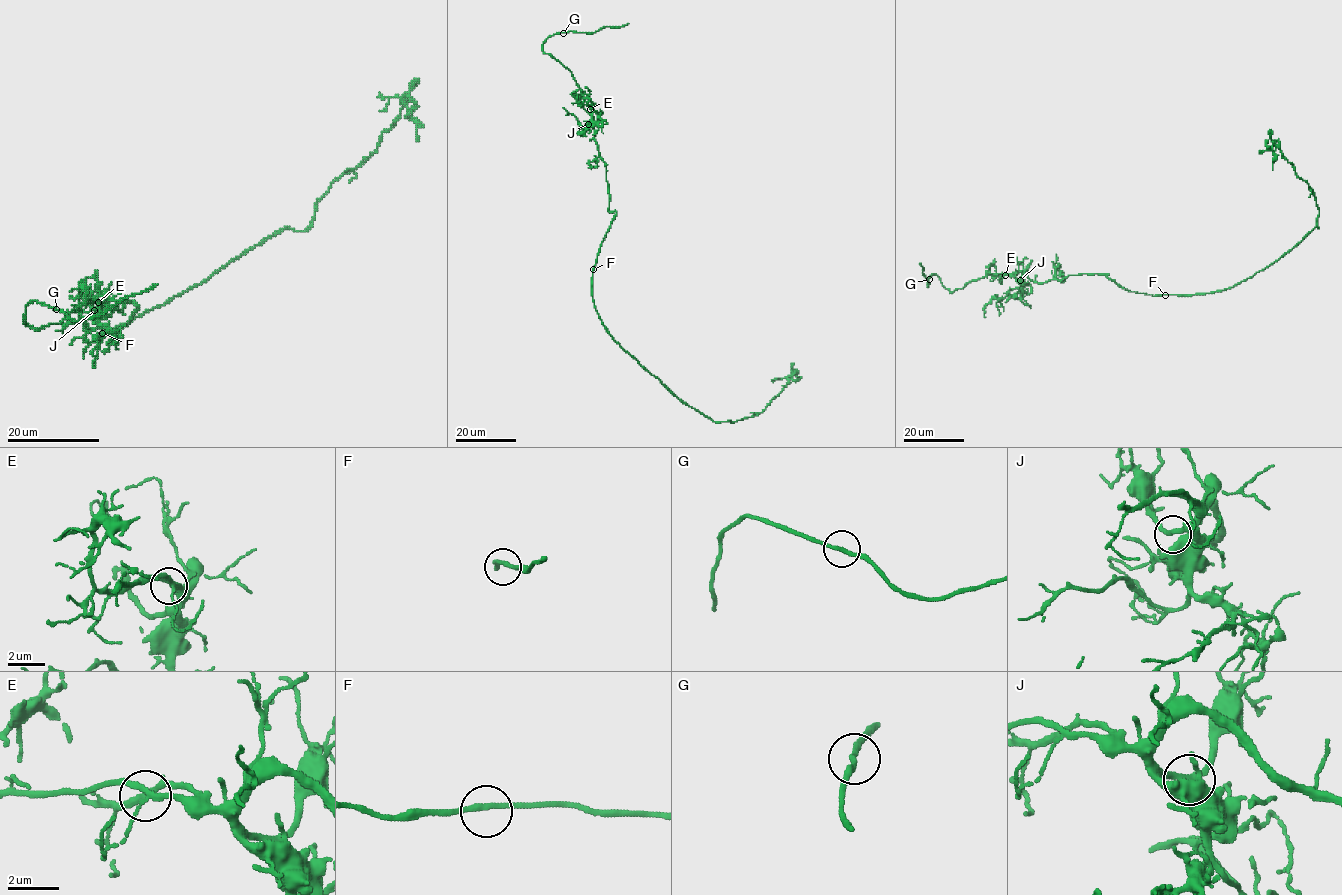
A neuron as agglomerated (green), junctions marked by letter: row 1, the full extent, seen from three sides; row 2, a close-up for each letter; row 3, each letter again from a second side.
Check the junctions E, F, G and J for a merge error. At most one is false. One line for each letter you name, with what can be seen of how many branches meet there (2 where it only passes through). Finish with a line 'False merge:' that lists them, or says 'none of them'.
False merge: none of them

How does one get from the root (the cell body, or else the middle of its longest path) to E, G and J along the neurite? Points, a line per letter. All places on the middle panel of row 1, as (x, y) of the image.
E: (593, 269), (600, 244), (616, 212), (609, 210), (606, 167), (594, 138), (594, 120), (590, 109)
G: (593, 269), (616, 212), (609, 210), (591, 109), (572, 73), (542, 51), (548, 37), (563, 33)
J: (593, 269), (600, 244), (616, 212), (609, 210), (606, 167), (594, 138), (594, 122), (591, 119), (588, 124)

